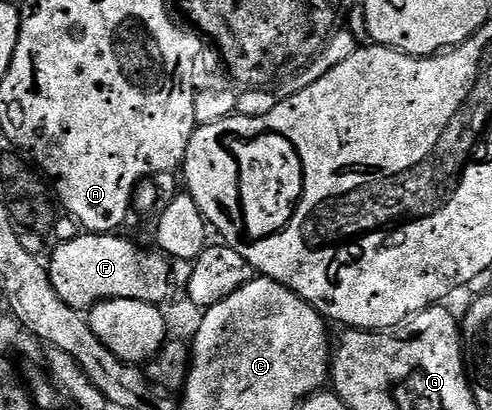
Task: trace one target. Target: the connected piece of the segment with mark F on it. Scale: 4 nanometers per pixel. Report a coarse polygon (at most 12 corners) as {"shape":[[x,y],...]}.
{"shape":[[113,233],[55,244],[68,307],[165,306],[171,258]]}

